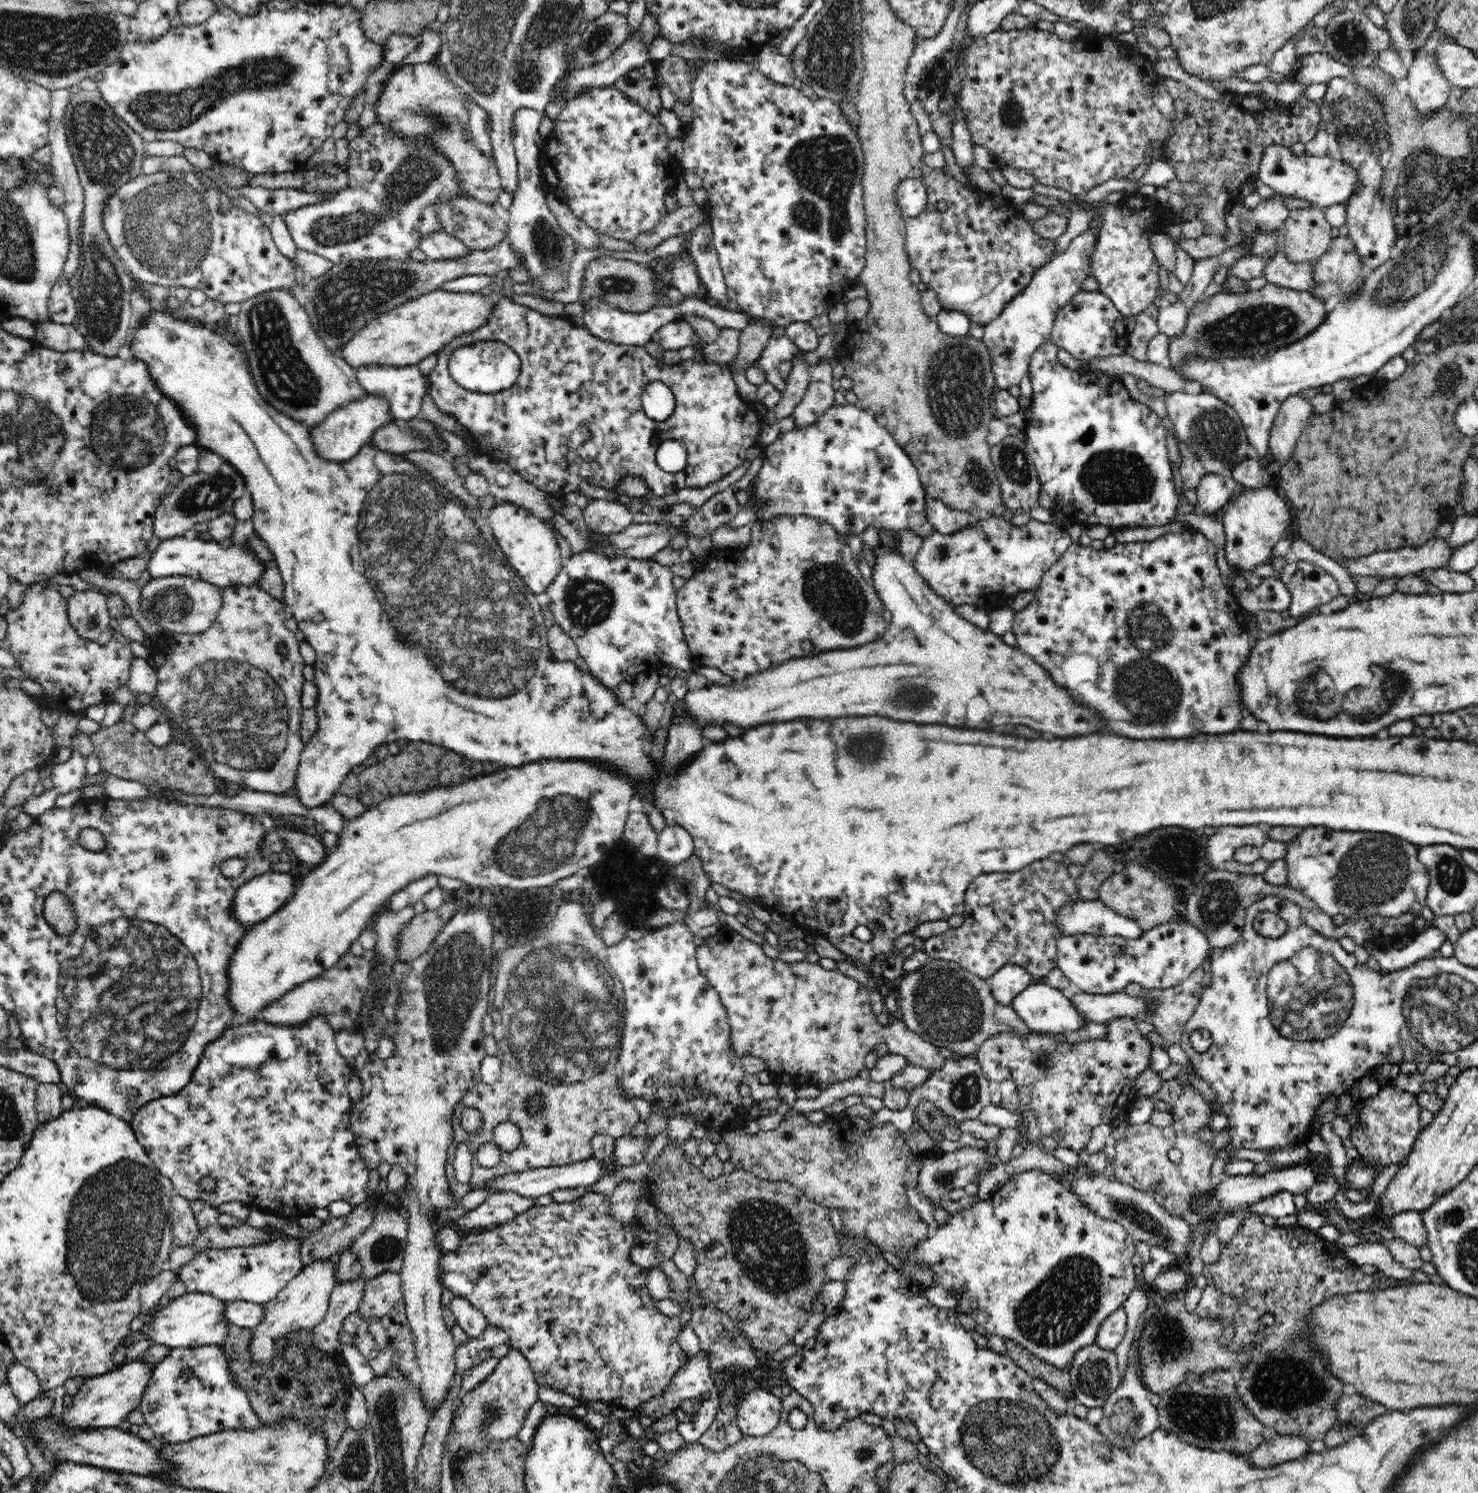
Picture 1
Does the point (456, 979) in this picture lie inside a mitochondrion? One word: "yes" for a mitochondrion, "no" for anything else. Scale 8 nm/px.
yes

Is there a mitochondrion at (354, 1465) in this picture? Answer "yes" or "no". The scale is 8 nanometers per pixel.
yes

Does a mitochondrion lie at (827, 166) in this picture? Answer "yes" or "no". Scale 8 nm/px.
yes

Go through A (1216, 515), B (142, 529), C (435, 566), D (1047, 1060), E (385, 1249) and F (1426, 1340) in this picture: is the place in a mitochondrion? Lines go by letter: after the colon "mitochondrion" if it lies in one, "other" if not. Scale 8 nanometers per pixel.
A: other
B: other
C: mitochondrion
D: mitochondrion
E: mitochondrion
F: other

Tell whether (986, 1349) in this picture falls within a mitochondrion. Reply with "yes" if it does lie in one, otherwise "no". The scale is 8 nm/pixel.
no

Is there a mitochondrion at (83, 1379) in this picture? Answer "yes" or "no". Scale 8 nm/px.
no

